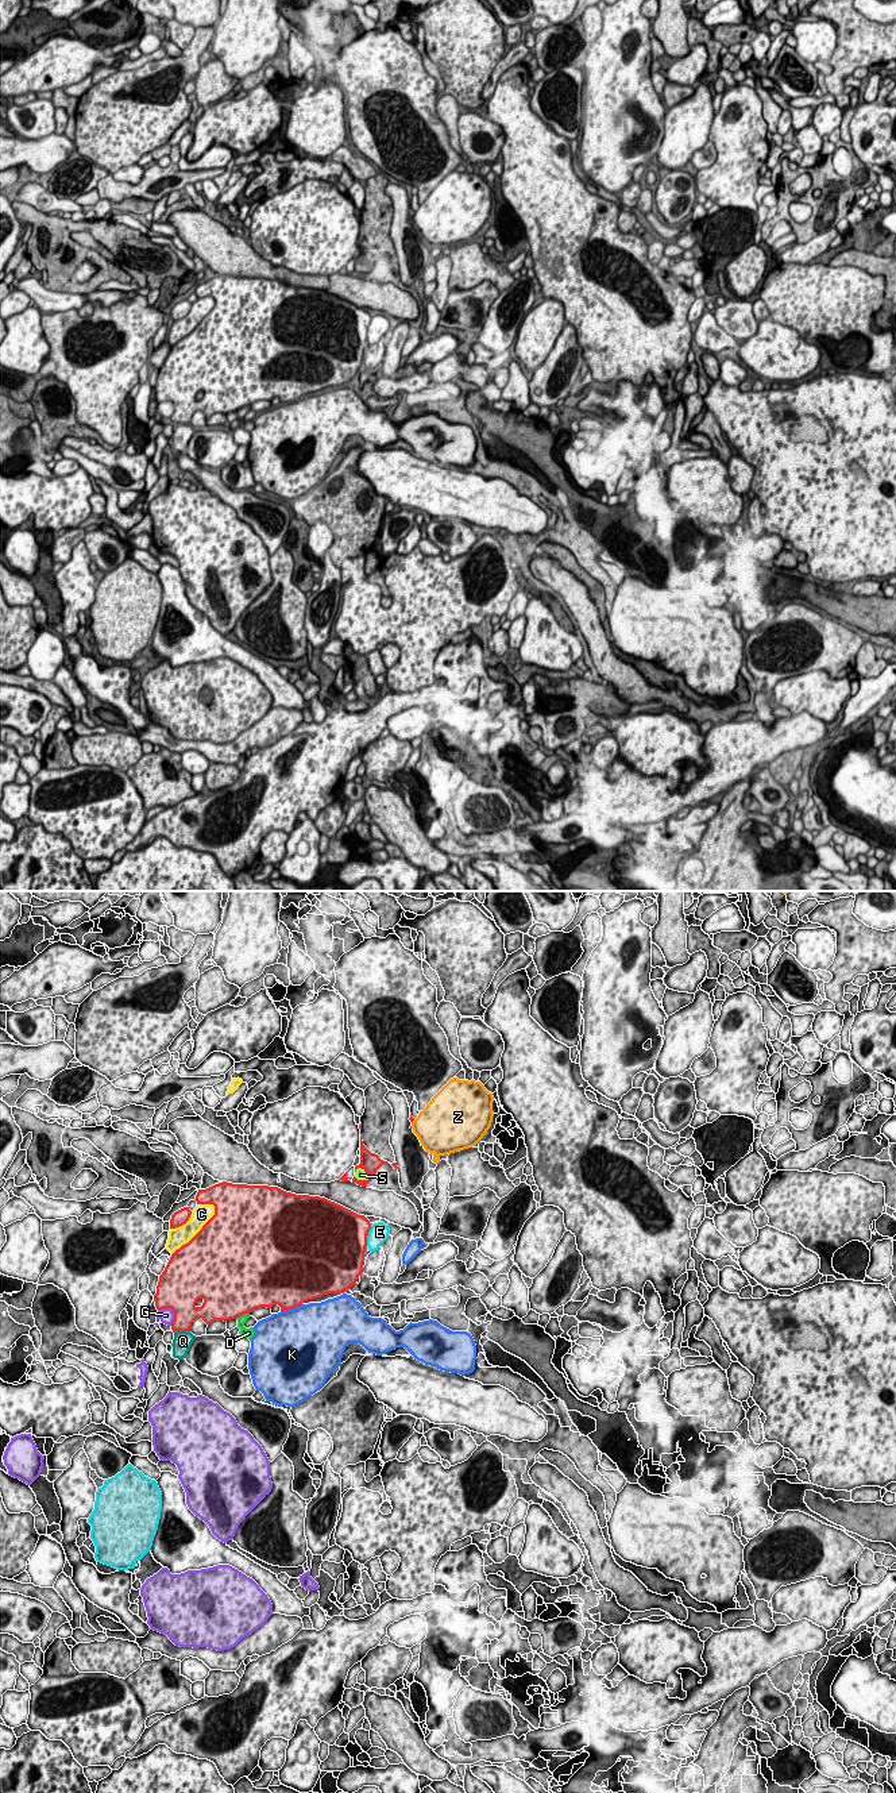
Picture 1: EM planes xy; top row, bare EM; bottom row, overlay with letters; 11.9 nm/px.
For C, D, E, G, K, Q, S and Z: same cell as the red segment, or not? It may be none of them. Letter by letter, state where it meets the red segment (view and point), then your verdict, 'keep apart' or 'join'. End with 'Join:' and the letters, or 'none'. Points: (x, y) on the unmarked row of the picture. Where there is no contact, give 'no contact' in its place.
C: xy (200, 323) | keep apart
D: xy (242, 407) | keep apart
E: xy (367, 327) | keep apart
G: xy (173, 404) | keep apart
K: xy (292, 401) | keep apart
Q: xy (181, 423) | keep apart
S: xy (366, 265) | keep apart
Z: no contact | keep apart
Join: none

